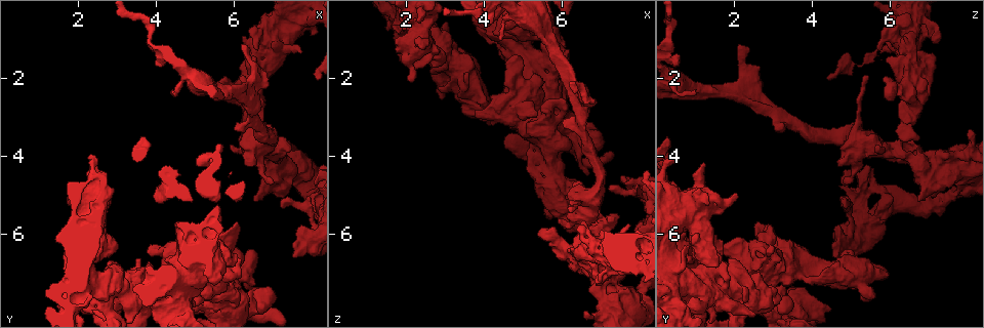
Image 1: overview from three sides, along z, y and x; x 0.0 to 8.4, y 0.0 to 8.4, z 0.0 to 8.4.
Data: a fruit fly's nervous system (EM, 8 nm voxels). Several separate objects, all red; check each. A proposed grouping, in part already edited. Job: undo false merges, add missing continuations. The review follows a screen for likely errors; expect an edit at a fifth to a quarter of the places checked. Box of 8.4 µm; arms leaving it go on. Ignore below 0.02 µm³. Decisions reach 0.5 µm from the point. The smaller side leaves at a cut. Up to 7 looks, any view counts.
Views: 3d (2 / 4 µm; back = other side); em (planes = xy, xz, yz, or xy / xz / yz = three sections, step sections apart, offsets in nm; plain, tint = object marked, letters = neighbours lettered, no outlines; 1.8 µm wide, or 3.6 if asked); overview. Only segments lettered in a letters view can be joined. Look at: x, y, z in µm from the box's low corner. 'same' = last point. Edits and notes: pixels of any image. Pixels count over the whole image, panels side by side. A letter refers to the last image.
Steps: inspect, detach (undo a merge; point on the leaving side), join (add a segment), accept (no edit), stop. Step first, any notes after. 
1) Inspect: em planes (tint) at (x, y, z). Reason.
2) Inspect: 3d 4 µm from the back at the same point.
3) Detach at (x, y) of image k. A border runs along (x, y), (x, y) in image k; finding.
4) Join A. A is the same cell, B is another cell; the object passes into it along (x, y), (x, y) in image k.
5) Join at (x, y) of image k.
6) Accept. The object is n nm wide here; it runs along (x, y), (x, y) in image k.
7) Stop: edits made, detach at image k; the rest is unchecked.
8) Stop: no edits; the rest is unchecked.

Inspect: 3d 2 µm at (6.40, 6.45, 4.85). Stops while still wide.

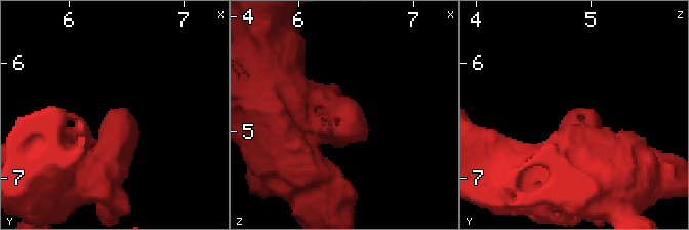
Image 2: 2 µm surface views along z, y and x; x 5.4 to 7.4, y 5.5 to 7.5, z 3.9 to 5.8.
Inspect: em planes (letters) at (6.40, 6.40, 4.82).

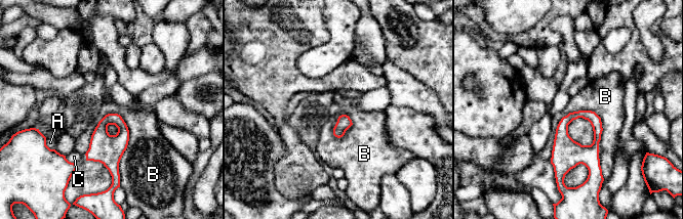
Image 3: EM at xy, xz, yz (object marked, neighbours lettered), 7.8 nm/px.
Accept. The longest contact is with B, 550 nm; A, B and C are other cells; a border runs along (108, 113), (128, 130), (120, 182) in image 3; none of them fits.

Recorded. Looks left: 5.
Inspect: em xy step 16 (tint) at (6.70, 3.15, 6.45). Narrows sharply.

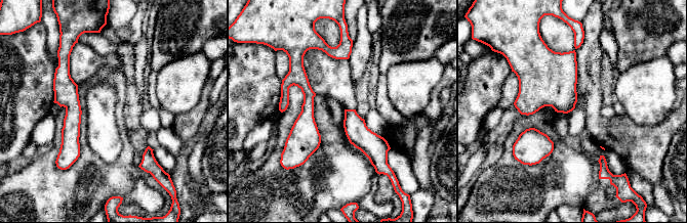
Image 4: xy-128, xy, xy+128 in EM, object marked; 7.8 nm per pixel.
Inspect: em planes (letters) at the same point.

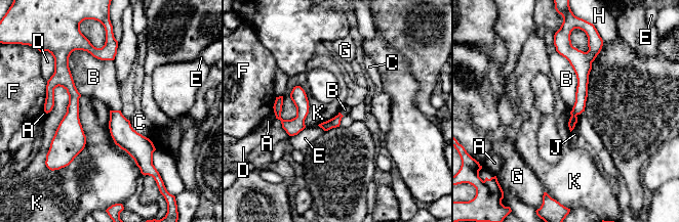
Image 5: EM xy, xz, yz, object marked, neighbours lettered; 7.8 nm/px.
Detach at (582, 89) of image 5. The longest contact is with B, 380 nm; A, B, C, D, E, F, G, H, J and K are other cells; the part that leaves runs along (66, 65), (73, 93), (71, 158) in image 5; two neurons meet here.

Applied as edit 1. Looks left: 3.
Inspect: overview.

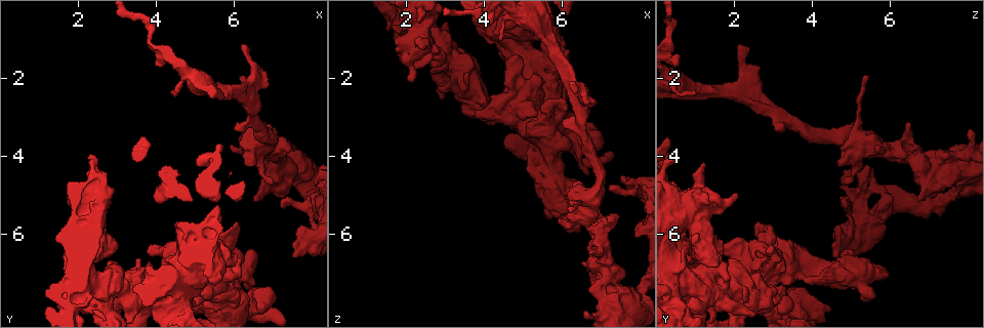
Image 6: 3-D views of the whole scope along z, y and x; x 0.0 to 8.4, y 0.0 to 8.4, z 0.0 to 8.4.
Inspect: em planes (letters) at (2.55, 7.10, 1.75). Thick end.

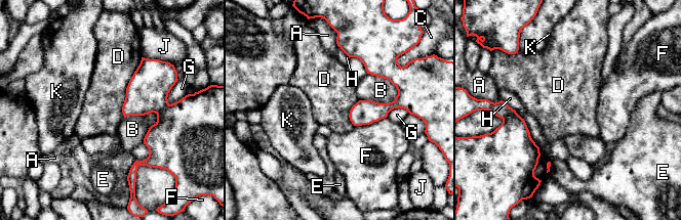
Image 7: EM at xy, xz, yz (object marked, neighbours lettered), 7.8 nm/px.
Accept. A, B, C, D, E, F, G, H, J and K are other cells; it runs along (342, 45), (382, 69), (396, 83), (401, 104) in image 7; none of them fits.

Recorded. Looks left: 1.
Stop: edits made, detach at image 5; the rest is unchecked.

